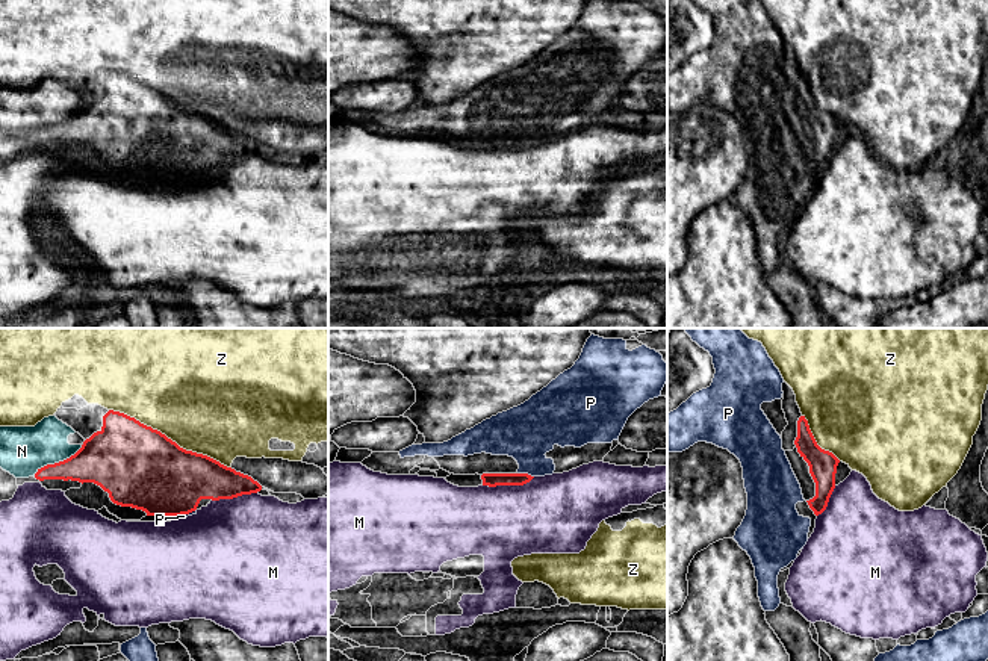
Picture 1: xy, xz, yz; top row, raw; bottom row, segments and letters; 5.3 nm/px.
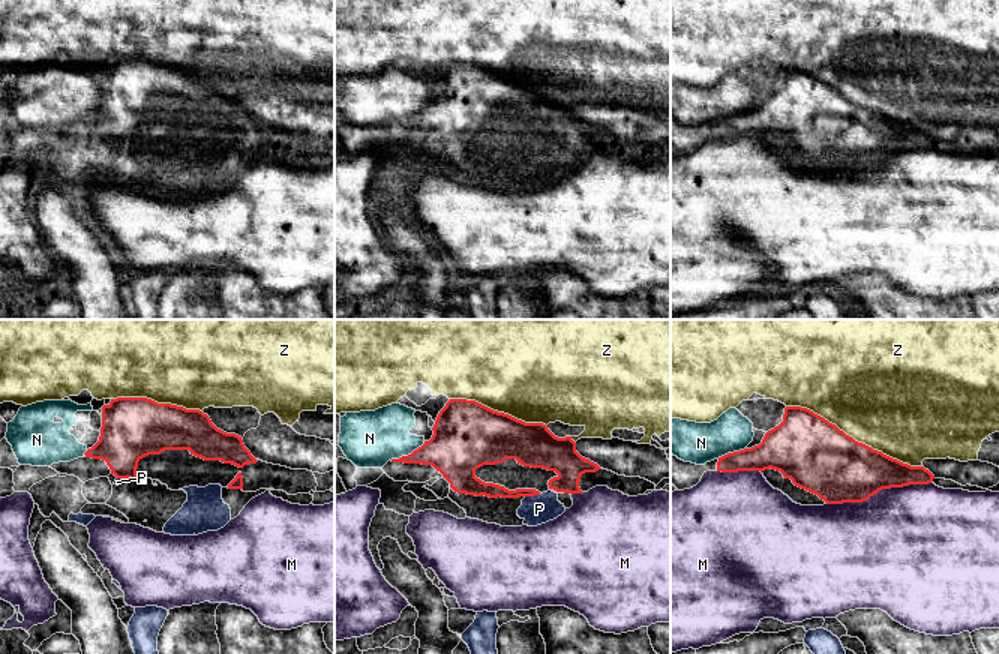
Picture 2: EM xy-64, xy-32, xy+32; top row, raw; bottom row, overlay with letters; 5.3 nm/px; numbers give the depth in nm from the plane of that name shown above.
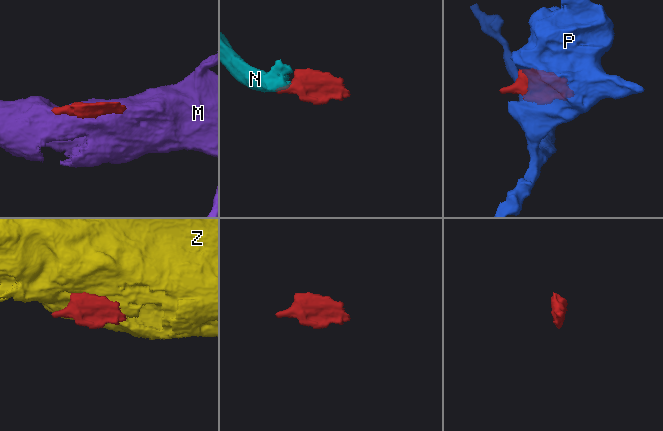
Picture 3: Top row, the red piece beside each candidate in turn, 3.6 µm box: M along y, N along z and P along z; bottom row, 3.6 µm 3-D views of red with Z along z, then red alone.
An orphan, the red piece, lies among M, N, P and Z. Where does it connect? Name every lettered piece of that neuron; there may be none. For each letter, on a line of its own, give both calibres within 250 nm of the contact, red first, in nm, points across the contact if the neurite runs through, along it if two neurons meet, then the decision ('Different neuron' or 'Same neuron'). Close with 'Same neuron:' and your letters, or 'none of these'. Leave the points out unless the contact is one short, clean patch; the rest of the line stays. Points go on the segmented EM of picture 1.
M: Thickness 80 nm (red) against 400 nm. Different neuron
N: Thickness 300 nm (red) against 260 nm. Boundary: xy (82, 445), (68, 457), (47, 463), (34, 474). Different neuron
P: Thickness 80 nm (red) against 300 nm. Same neuron
Z: Thickness 440 nm (red) against 500 nm. Different neuron
Same neuron: P

